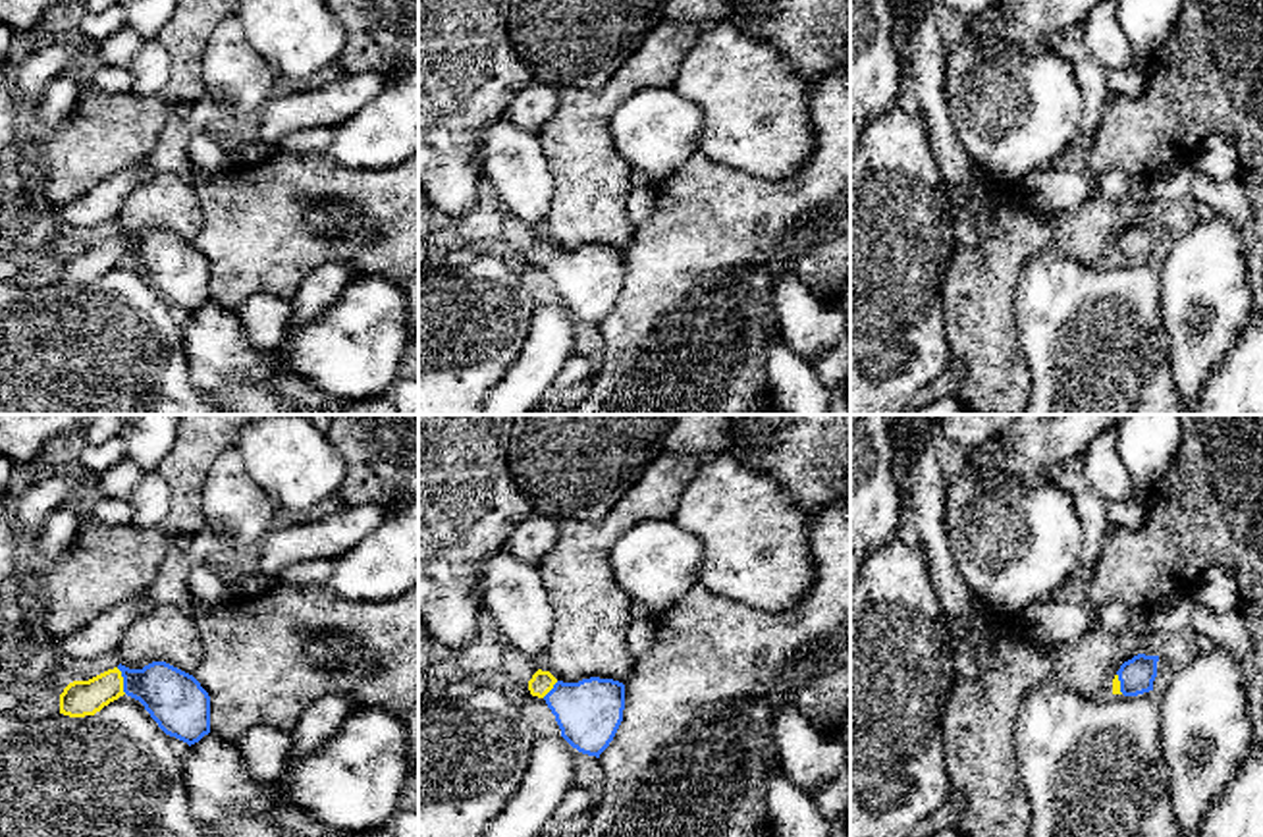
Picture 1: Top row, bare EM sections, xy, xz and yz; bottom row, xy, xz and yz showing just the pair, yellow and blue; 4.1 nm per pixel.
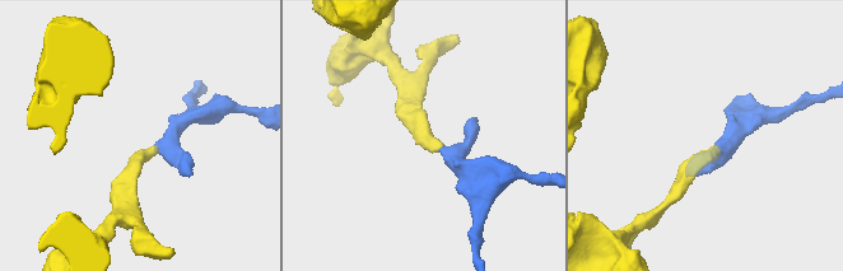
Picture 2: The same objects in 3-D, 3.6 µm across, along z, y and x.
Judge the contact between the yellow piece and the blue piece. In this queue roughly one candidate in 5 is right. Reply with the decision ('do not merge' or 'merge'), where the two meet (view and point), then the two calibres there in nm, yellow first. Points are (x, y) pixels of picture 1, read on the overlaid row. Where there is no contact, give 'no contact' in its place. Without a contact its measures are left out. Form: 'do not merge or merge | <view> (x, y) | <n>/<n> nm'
merge | xy (122, 681) | 150/240 nm

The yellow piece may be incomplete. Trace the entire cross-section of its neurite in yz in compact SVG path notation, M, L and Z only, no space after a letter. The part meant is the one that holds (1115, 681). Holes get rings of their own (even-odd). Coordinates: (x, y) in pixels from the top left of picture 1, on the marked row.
M1138 654L1113 679L1113 694L1138 696L1153 690L1159 656Z

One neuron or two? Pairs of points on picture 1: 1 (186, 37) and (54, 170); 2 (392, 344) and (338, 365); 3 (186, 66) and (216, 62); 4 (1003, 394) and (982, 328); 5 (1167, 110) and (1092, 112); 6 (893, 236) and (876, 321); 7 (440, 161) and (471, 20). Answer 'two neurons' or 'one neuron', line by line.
1: one neuron
2: one neuron
3: two neurons
4: one neuron
5: two neurons
6: one neuron
7: one neuron

